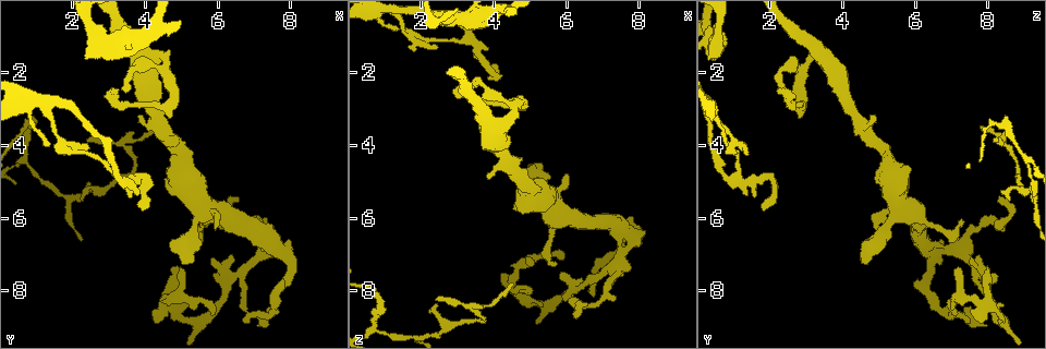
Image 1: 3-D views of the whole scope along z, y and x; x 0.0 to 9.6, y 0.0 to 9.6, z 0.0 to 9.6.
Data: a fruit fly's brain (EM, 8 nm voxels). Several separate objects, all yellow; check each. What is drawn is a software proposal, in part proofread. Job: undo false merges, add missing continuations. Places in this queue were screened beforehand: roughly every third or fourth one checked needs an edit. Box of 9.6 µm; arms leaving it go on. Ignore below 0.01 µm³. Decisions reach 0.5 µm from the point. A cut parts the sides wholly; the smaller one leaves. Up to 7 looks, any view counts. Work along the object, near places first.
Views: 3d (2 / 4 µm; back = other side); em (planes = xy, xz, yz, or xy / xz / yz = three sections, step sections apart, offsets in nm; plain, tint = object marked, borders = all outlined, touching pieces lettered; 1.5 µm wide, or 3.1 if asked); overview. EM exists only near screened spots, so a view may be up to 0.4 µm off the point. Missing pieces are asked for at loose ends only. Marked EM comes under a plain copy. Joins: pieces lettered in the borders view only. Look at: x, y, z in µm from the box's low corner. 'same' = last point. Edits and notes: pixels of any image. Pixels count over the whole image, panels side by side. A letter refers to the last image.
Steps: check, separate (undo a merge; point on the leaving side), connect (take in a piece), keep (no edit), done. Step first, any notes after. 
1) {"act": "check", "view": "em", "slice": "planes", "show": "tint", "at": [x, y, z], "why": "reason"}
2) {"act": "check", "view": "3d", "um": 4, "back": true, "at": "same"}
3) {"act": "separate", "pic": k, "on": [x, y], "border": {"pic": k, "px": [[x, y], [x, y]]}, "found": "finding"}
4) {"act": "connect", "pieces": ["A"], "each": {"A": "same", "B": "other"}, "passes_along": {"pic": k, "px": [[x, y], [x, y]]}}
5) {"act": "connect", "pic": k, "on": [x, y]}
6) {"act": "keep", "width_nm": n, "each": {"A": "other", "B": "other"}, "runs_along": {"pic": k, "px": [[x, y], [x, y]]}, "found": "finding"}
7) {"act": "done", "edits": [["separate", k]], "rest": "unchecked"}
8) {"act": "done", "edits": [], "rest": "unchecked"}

{"act": "check", "view": "em", "slice": "planes", "show": "borders", "at": [3.25, 2.55, 2.35], "why": "closes a loop"}

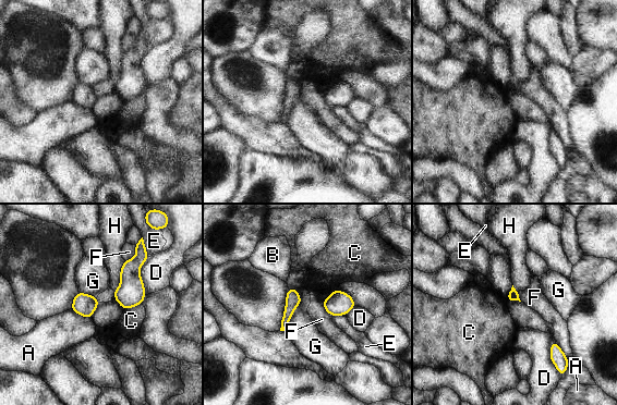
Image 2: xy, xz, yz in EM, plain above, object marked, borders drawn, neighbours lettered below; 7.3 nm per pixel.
{"act": "keep", "each": {"A": "other", "B": "other", "C": "other", "D": "other", "E": "other", "F": "other", "G": "other", "H": "other"}, "border": {"pic": 2, "px": [[330, 292], [323, 307], [331, 317]]}, "found": "continuous, no second neuron"}

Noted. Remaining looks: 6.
{"act": "check", "view": "3d", "um": 2, "back": true, "at": [3.85, 3.20, 4.95], "why": "an open end"}

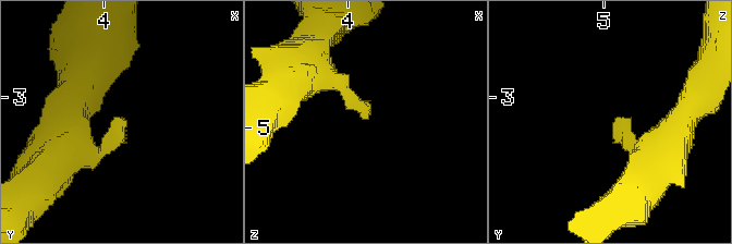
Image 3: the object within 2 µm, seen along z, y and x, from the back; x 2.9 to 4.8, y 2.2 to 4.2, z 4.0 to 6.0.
{"act": "check", "view": "em", "slice": "xz", "step": 8, "show": "tint", "at": [3.86, 3.18, 4.92], "why": "need the tissue"}

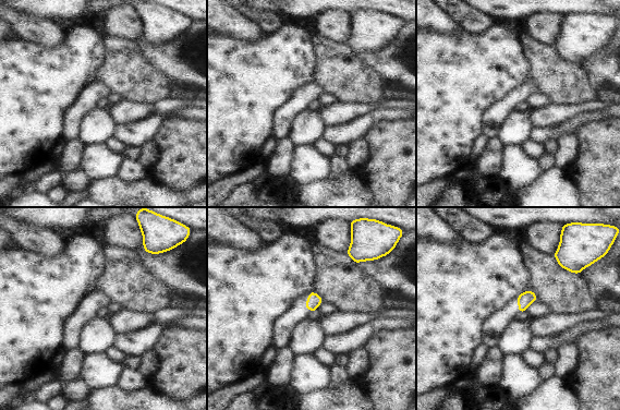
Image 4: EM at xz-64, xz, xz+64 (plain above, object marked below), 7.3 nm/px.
{"act": "check", "view": "em", "slice": "xz", "step": 8, "show": "borders", "at": "same", "why": "what lies round it"}

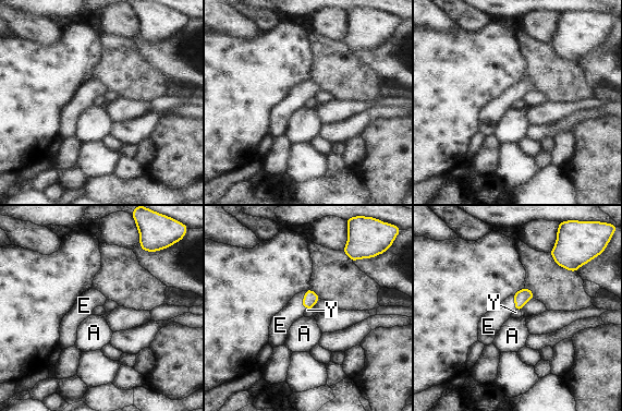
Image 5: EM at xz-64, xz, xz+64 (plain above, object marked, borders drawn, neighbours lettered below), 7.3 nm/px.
{"act": "connect", "pieces": ["E"], "longest_contact_nm": ["E", 140], "each": {"A": "other", "E": "same", "Y": "other"}, "passes_along": {"pic": 5, "px": [[310, 298], [303, 300], [281, 322]]}, "found": "it goes on there"}

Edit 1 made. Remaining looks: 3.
{"act": "check", "view": "overview"}

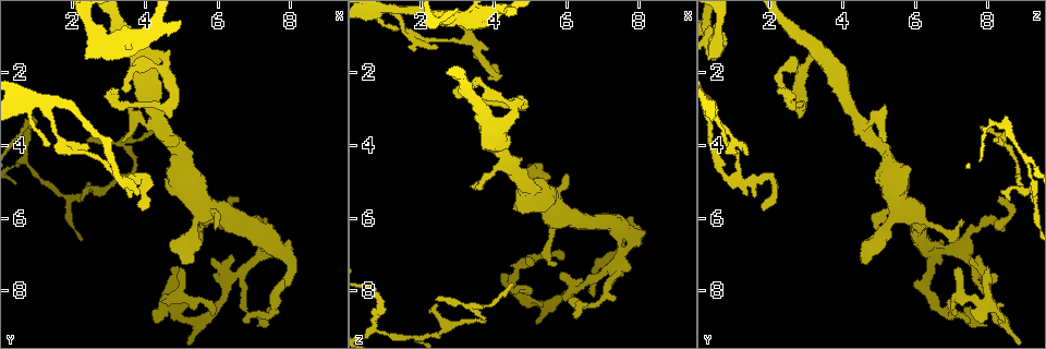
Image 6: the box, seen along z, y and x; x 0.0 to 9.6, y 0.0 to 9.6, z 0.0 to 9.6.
{"act": "check", "view": "em", "slice": "planes", "show": "borders", "at": [5.00, 7.35, 7.15], "why": "free end"}

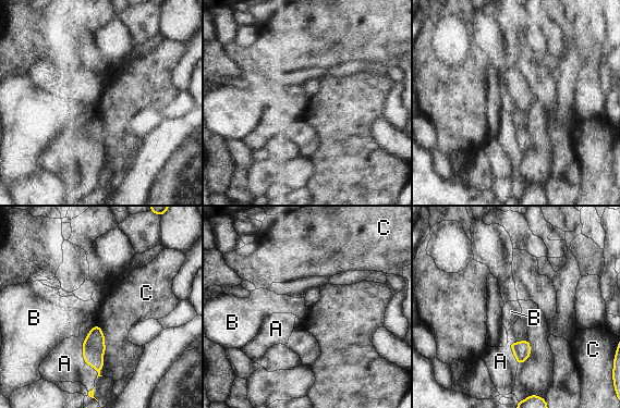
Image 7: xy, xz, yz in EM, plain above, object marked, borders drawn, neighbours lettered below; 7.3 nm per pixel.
{"act": "keep", "each": {"A": "other", "B": "other", "C": "other"}, "border": {"pic": 7, "px": [[98, 323], [105, 344], [104, 368]]}, "found": "no lettered piece goes on from it"}

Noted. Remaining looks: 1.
{"act": "done", "edits": [["connect", 5]], "rest": "unchecked"}

